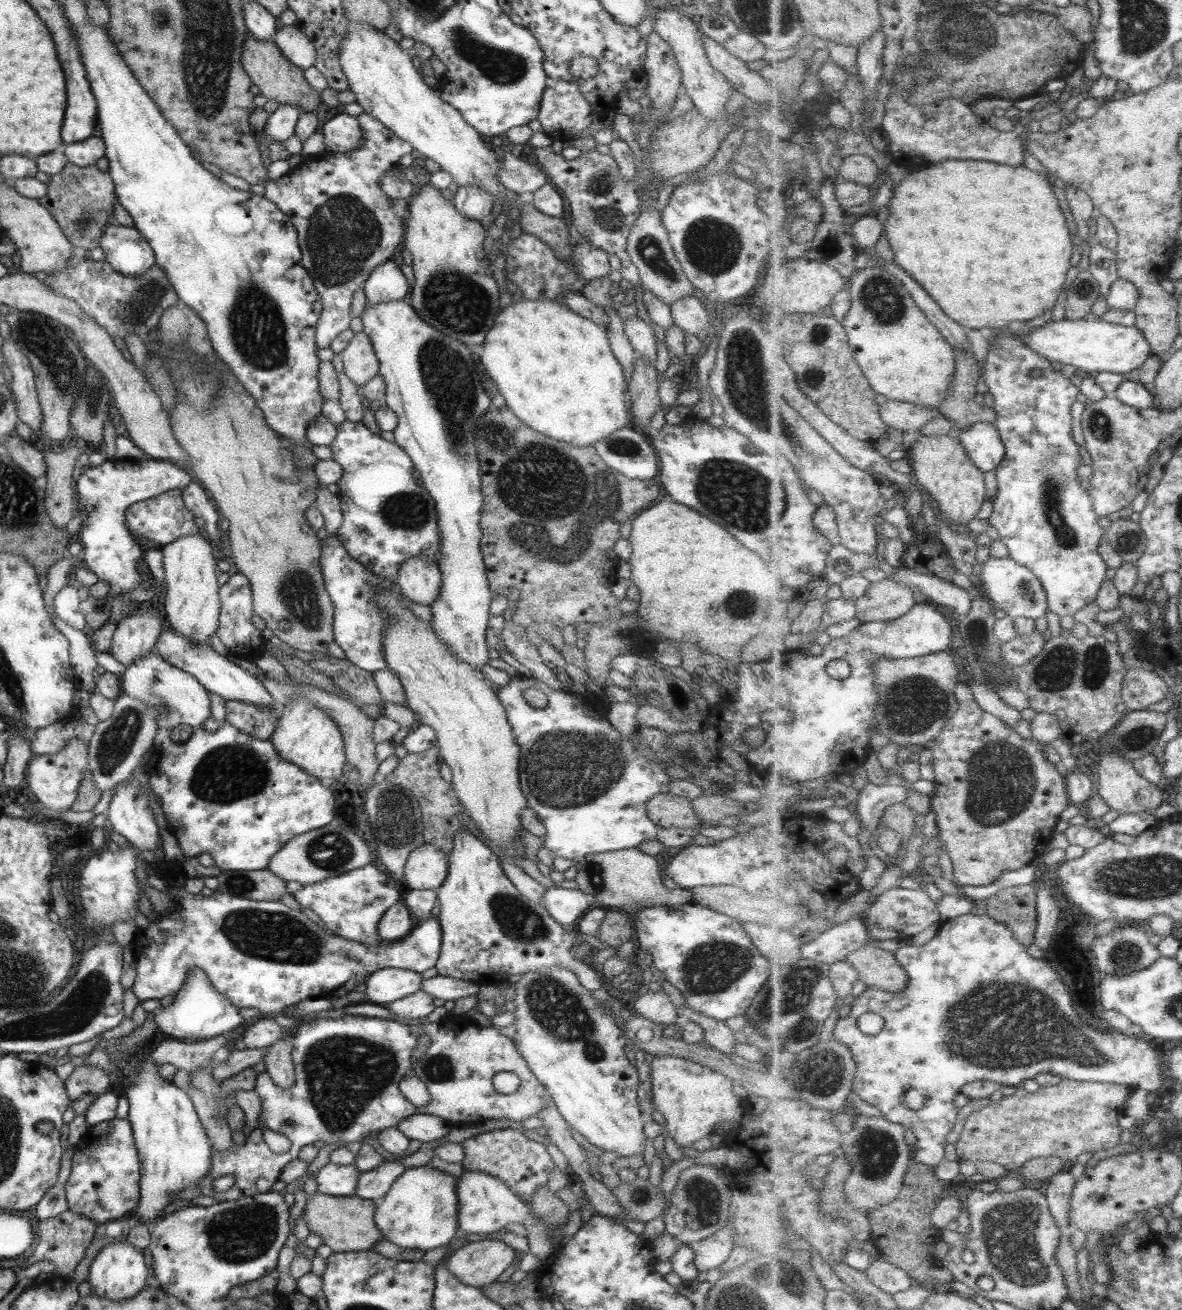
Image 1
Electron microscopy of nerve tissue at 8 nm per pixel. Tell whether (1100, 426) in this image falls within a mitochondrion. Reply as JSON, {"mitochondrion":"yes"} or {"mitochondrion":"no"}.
{"mitochondrion":"yes"}

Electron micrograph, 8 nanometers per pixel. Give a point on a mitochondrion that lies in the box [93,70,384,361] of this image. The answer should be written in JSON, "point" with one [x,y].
{"point":[145,301]}

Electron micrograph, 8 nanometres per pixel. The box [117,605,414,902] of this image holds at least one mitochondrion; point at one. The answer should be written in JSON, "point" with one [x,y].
{"point":[228,774]}

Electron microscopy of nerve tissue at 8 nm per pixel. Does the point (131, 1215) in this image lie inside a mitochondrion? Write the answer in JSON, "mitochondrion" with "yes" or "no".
{"mitochondrion":"no"}

